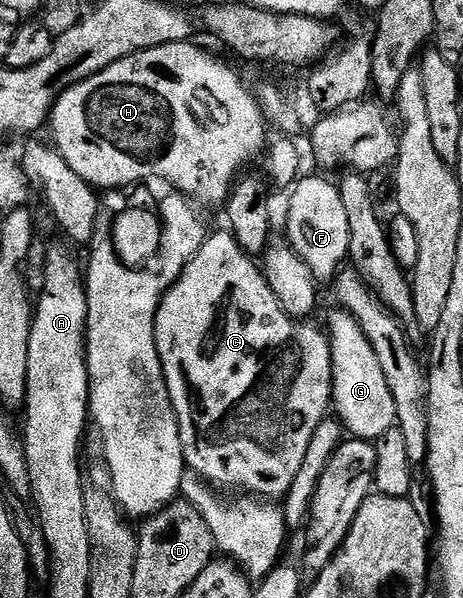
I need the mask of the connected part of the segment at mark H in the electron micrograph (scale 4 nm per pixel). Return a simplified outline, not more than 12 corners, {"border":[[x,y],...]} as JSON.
{"border":[[194,42],[66,87],[55,150],[96,189],[226,204],[269,124]]}

